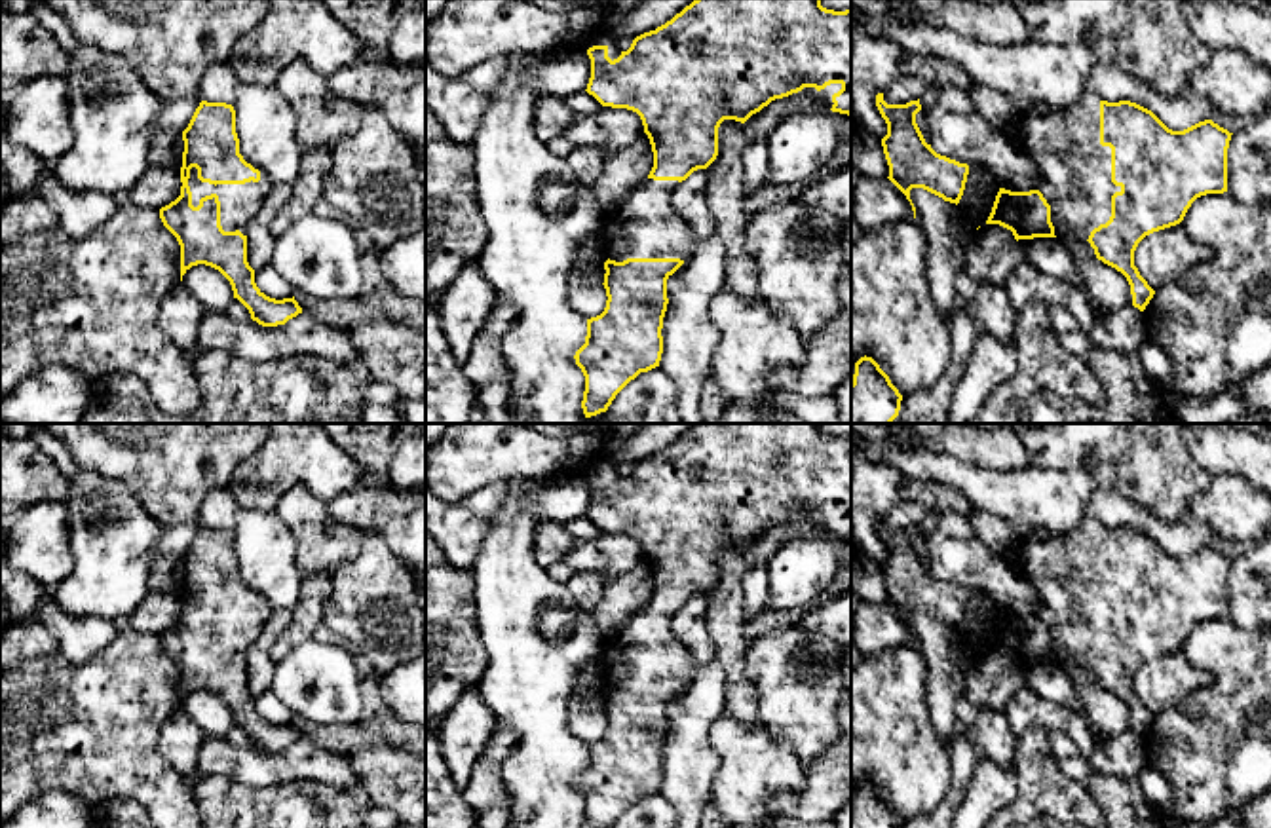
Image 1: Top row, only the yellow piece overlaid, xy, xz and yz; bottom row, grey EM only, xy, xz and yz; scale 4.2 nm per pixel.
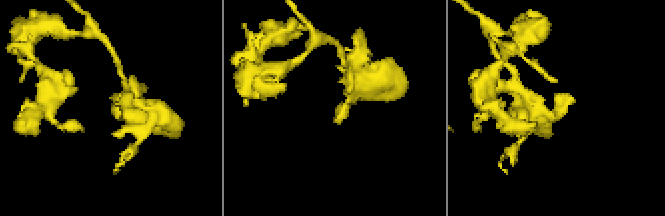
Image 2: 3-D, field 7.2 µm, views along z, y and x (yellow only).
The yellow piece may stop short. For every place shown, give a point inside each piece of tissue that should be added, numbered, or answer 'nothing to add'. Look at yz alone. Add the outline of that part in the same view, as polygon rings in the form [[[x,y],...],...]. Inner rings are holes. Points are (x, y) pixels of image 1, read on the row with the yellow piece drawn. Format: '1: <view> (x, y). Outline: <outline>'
1: yz (1074, 169). Outline: [[[1085,91],[1075,103],[1043,114],[1016,114],[1015,127],[1022,152],[1035,161],[1037,190],[1051,205],[1054,235],[1087,241],[1091,232],[1111,216],[1111,196],[1121,186],[1111,182],[1111,148],[1100,144],[1100,97]]]

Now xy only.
1: xy (238, 202). Outline: [[[190,169],[188,186],[192,192],[192,205],[198,207],[199,199],[211,194],[218,196],[220,201],[220,226],[224,232],[239,230],[247,235],[247,226],[260,211],[274,182],[260,171],[258,182],[245,184],[209,184],[198,179],[198,169]],[[258,169],[260,171],[260,169]]]

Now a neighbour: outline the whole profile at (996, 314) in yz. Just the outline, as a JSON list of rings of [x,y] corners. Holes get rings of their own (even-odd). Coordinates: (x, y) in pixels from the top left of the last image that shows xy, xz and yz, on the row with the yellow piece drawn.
[[[992,281],[977,283],[973,298],[978,313],[978,329],[997,340],[1015,344],[1015,306],[1003,285]]]

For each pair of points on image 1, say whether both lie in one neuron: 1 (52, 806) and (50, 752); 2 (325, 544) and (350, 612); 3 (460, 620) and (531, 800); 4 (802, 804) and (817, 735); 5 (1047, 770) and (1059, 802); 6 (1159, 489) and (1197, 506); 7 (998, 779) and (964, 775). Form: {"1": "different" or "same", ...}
{"1": "different", "2": "different", "3": "different", "4": "different", "5": "same", "6": "different", "7": "different"}

